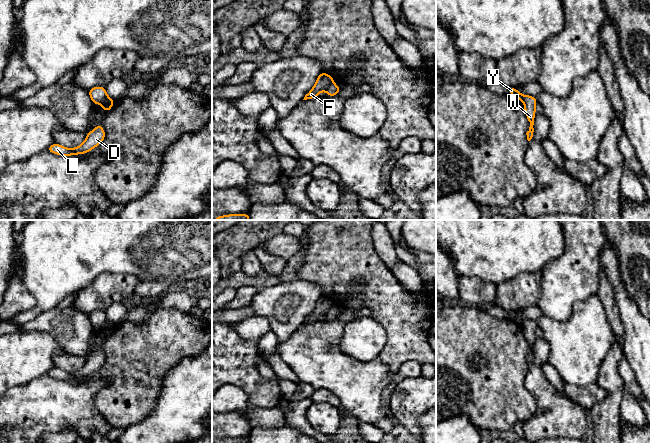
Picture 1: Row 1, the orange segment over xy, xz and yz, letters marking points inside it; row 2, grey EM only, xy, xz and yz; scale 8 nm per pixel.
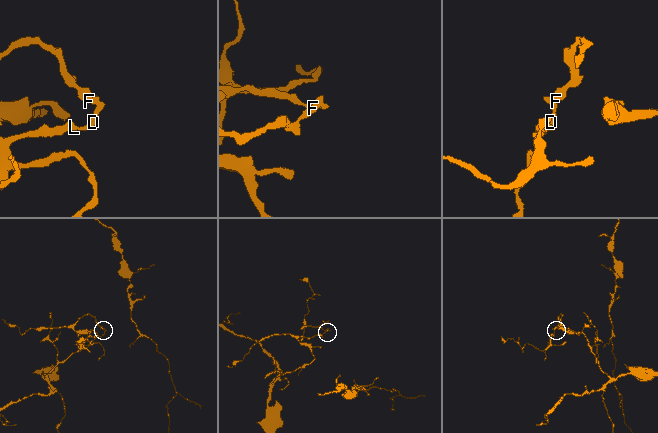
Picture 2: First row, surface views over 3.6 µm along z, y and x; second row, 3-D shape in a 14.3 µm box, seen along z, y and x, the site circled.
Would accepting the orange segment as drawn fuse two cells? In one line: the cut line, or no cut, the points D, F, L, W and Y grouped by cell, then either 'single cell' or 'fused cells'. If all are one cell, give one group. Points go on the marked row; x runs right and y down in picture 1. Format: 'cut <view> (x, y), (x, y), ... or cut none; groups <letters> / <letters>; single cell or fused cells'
cut xz (333, 82), (325, 90); groups D L W / F Y; fused cells

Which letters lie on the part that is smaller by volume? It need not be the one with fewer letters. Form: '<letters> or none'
D, L, W

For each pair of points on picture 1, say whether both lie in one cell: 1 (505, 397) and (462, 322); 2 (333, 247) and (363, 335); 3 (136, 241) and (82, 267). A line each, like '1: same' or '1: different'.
1: same
2: different
3: same

